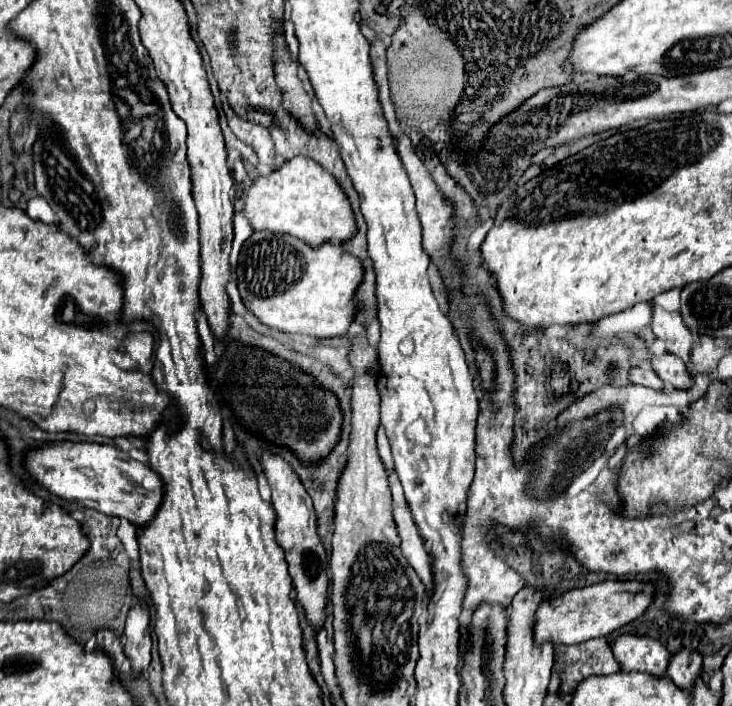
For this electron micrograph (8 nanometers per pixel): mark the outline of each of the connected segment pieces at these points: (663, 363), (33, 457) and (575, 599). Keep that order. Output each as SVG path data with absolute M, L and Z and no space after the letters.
M665 354L665 356L653 356L651 358L653 370L657 372L657 376L671 384L671 388L679 388L679 390L689 390L693 386L693 378L689 376L689 370L685 366L683 360L679 360L673 354Z
M55 442L45 444L27 452L25 468L29 474L51 494L77 502L85 508L99 510L107 516L119 516L135 526L149 524L161 502L163 502L163 482L147 466L133 460L127 452L91 442Z
M607 580L593 586L569 590L549 602L541 602L535 614L535 640L551 640L555 644L579 644L591 638L609 636L611 632L641 618L651 606L653 596L655 586L637 580Z

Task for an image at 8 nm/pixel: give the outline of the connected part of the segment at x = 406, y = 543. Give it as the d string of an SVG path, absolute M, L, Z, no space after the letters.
M395 472L389 476L389 482L391 482L391 492L393 492L393 516L395 516L397 532L401 536L403 554L407 556L409 564L415 568L415 572L419 574L419 578L427 586L427 590L431 590L433 588L433 572L431 572L431 564L429 564L429 554L427 554L425 544L415 528L411 512L403 500L403 490L401 490L401 484L399 484L399 478L395 476Z

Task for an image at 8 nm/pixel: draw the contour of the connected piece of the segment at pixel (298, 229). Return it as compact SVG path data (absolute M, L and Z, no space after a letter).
M295 156L269 176L259 176L243 190L243 210L255 230L271 230L295 236L309 246L325 242L345 242L357 234L357 222L351 204L337 184L335 176L307 156Z

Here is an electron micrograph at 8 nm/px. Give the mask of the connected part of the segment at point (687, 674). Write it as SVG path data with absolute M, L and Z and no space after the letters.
M681 648L677 654L671 656L667 666L667 676L679 686L679 688L691 688L695 678L701 676L701 654L697 650L685 650Z

